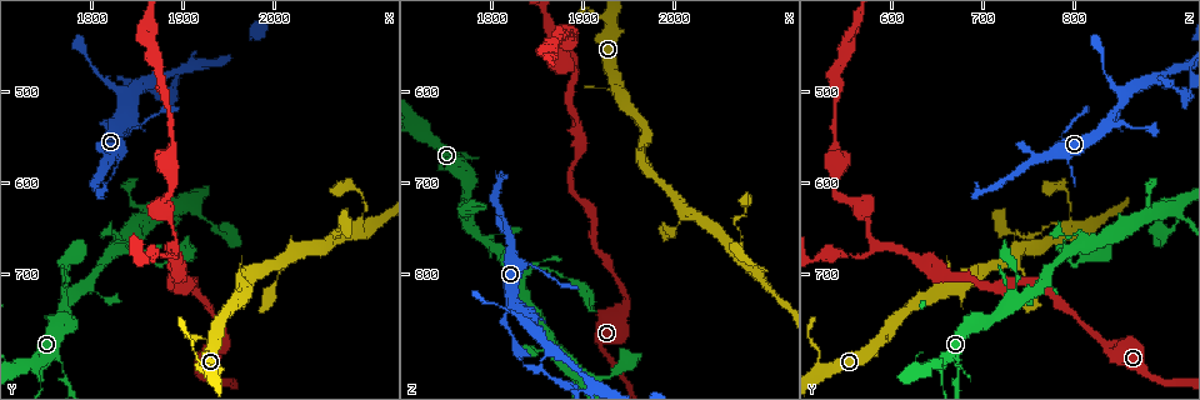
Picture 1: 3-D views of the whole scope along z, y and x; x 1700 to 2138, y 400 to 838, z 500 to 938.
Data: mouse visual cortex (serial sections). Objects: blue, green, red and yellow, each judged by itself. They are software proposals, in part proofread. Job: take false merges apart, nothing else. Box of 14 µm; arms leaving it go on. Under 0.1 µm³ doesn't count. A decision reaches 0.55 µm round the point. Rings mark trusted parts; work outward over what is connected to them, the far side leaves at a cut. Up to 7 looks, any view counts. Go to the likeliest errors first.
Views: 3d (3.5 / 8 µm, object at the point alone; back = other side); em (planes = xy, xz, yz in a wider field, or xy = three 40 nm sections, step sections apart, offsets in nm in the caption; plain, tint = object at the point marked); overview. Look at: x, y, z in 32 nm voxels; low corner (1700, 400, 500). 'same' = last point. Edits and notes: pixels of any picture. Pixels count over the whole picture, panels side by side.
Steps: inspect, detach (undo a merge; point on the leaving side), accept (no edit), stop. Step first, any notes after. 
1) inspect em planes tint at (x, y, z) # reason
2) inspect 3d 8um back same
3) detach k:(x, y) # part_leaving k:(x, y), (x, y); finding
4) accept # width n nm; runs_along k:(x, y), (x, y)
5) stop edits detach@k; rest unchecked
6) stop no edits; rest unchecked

inspect 3d 3.5um at (2075, 655, 785) # looks like a crossing

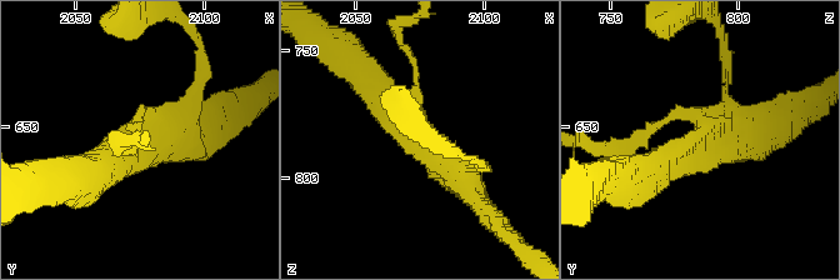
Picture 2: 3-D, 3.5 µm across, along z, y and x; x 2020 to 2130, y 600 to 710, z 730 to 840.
inspect em xy step 5 tint same # arms 4; arm_widths 150, 250, 350, 400 nm

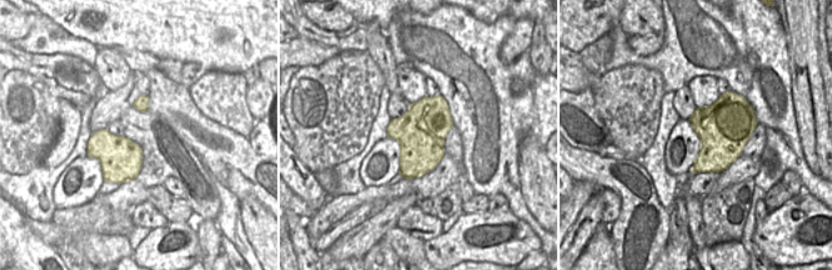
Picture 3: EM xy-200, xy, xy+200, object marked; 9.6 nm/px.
accept # runs_along 2:(375, 86), (483, 209); one cell here

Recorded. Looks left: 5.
inspect 3d 3.5um at (1840, 505, 855) # three arms meet

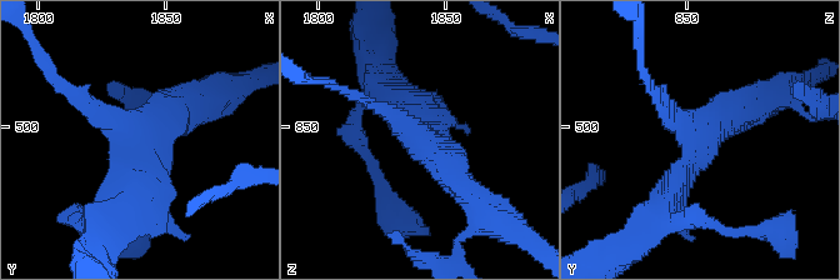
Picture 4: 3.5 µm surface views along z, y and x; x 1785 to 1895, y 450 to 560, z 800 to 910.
inspect em planes tint at (1842, 506, 856) # arms 3; arm_widths 200, 400, 400 nm; need the tissue

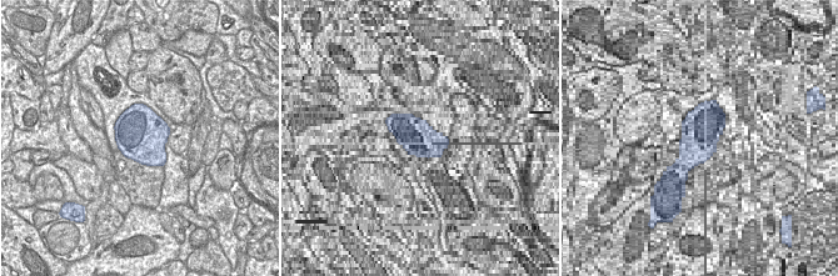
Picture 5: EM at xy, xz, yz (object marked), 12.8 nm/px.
accept # all the same cell

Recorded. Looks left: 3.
inspect 3d 8um back at (1910, 475, 920) # sharp bend

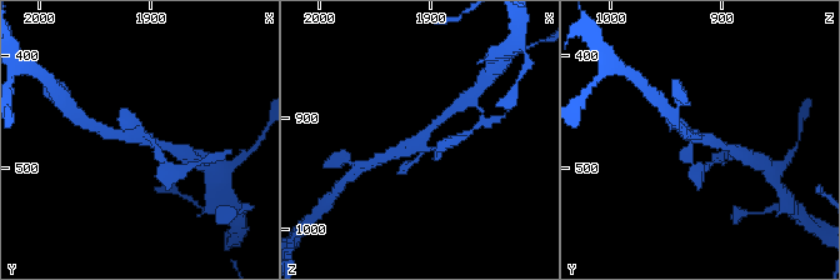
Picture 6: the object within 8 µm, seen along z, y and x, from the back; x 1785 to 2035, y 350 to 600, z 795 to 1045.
inspect em xy step 2 tint at (1908, 474, 918) # arms 4; arm_widths 150, 200, 250, 300 nm

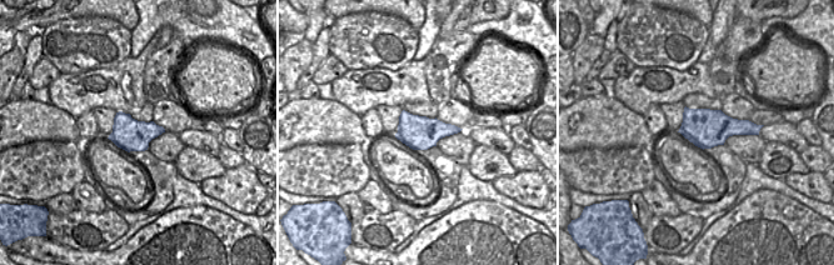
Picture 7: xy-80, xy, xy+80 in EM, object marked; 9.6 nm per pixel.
accept # width 340 nm; runs_along 6:(445, 114), (404, 151), (389, 154); all the same cell

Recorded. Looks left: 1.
stop no edits; rest unchecked

